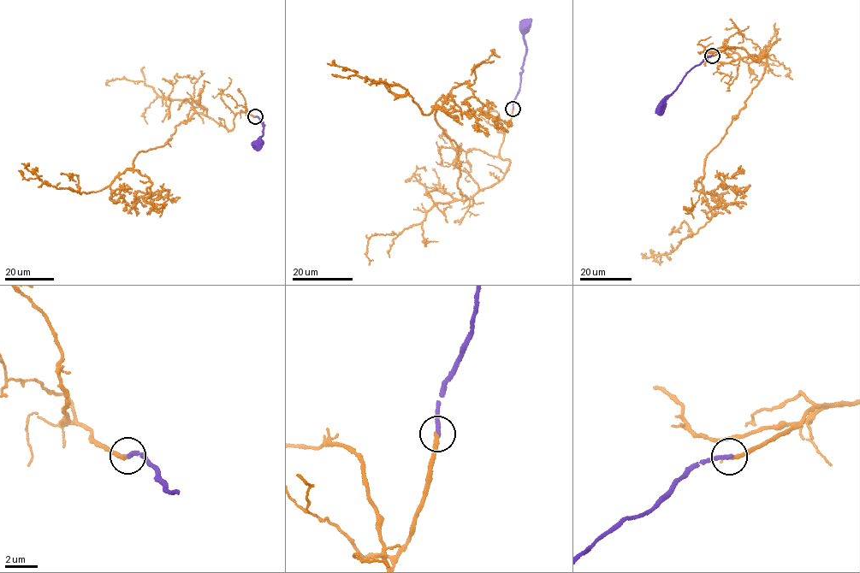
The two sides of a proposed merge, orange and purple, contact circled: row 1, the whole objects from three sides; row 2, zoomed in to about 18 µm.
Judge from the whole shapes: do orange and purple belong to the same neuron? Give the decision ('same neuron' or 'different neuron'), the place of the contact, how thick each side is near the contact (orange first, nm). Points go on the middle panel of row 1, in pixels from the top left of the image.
different neuron | (513, 109) | 200/260 nm

